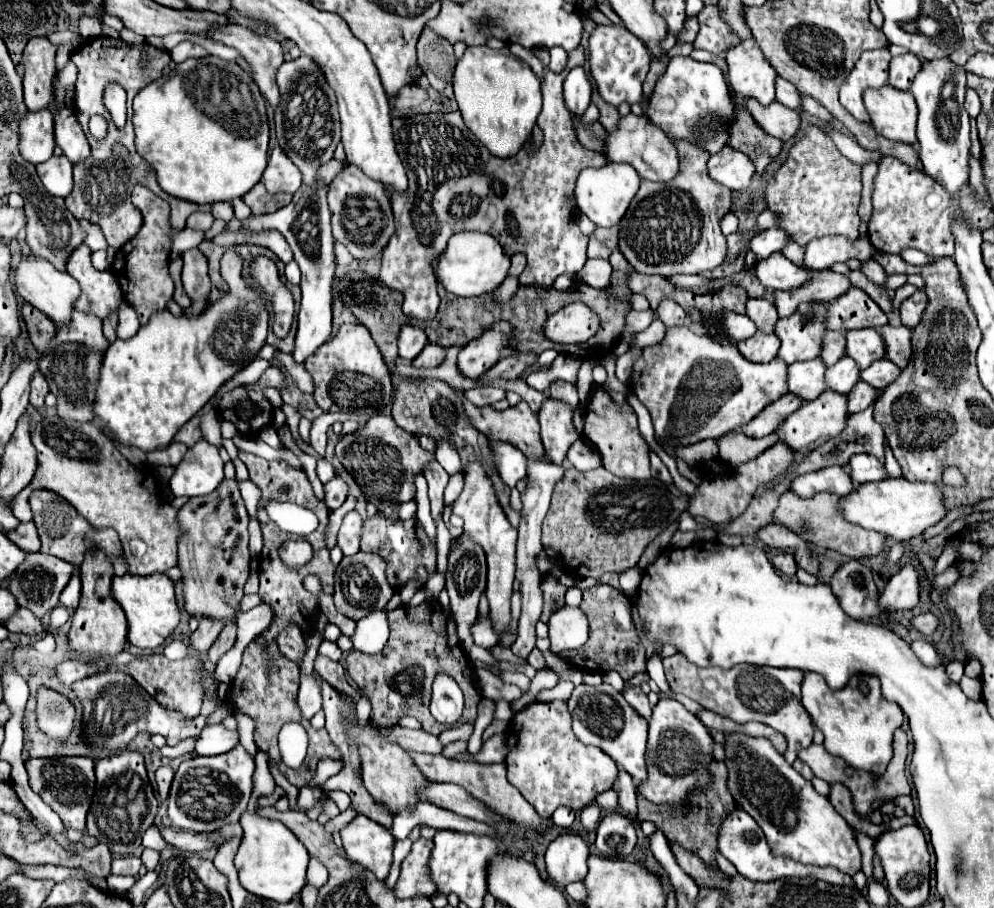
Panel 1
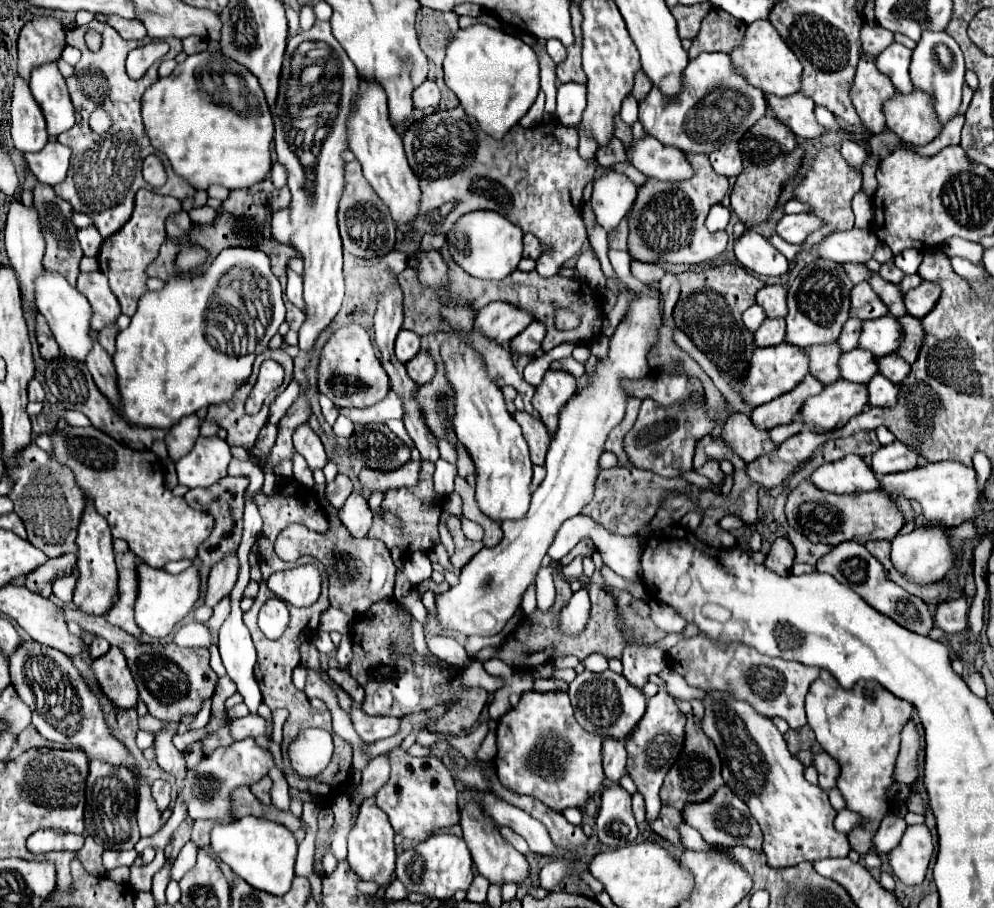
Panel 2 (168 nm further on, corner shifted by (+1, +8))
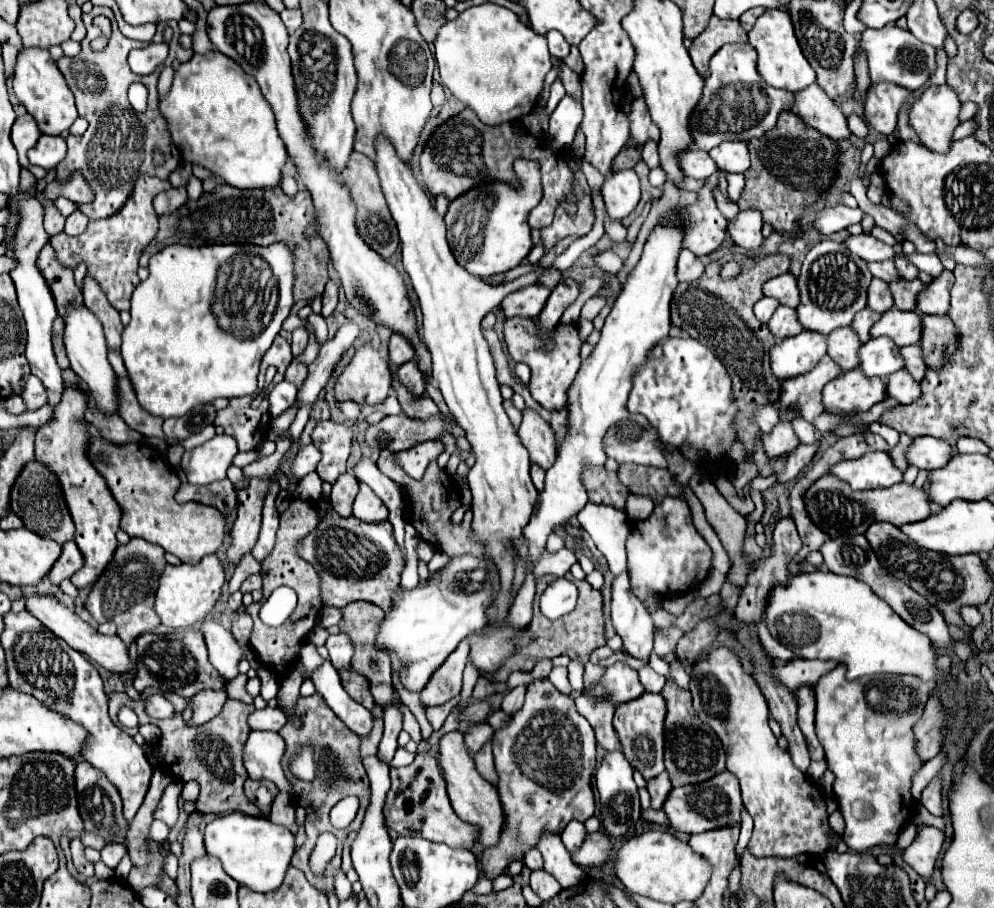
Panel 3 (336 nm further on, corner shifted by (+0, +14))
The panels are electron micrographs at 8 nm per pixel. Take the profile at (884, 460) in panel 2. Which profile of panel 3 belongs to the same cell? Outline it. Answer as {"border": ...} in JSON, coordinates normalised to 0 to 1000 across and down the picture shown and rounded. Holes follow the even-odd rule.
{"border":[[[923,481],[910,497],[912,510],[923,517],[945,517],[957,506],[957,501],[959,497],[953,494],[953,488],[941,481]]]}

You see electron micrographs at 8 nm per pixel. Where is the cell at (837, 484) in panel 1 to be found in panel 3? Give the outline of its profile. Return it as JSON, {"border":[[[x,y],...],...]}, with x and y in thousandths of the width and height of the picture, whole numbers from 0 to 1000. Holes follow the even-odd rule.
{"border":[[[876,497],[864,506],[844,508],[836,514],[834,521],[854,532],[860,541],[896,536],[908,525],[908,521],[896,510],[896,503],[890,497]]]}

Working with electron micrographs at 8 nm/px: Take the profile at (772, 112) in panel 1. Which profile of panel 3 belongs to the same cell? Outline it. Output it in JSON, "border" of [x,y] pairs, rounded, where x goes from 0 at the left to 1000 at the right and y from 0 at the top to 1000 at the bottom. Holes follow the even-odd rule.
{"border":[[[820,91],[800,102],[796,122],[804,127],[810,138],[822,142],[834,153],[854,153],[856,149],[846,120]]]}

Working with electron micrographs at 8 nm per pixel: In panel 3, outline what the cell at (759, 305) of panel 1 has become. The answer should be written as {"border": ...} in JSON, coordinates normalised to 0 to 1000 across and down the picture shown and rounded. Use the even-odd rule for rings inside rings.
{"border":[[[790,301],[790,303],[784,303],[780,307],[774,307],[768,314],[768,323],[772,327],[782,329],[786,336],[792,336],[792,338],[802,338],[804,336],[802,309],[800,309],[800,305],[796,301]]]}

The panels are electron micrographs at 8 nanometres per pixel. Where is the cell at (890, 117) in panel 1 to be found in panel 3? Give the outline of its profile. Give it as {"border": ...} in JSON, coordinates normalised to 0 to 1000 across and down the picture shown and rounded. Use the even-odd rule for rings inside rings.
{"border":[[[937,94],[914,122],[914,138],[937,166],[953,166],[957,146],[965,138],[967,113],[955,94]]]}

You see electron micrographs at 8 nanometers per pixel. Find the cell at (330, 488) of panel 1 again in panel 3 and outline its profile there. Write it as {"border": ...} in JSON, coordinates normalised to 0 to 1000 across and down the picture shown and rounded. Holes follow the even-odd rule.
{"border":[[[353,521],[341,523],[341,528],[335,532],[333,541],[333,556],[341,567],[353,567],[353,552],[357,550],[357,543],[361,541],[361,532]]]}

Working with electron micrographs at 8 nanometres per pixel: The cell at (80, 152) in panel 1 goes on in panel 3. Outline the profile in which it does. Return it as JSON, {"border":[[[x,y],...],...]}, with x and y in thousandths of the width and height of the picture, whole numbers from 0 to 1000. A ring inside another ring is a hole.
{"border":[[[23,54],[17,61],[13,100],[17,109],[25,116],[25,120],[35,129],[39,142],[47,149],[61,149],[77,131],[77,118],[75,118],[73,102],[67,96],[63,83],[59,80],[57,69],[51,65],[49,56],[45,54]]]}

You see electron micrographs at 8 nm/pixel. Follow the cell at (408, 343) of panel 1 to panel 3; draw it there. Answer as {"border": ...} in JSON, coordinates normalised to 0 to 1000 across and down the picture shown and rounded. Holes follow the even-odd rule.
{"border":[[[395,367],[391,373],[391,393],[393,393],[393,400],[401,404],[418,393],[418,382],[403,367]]]}

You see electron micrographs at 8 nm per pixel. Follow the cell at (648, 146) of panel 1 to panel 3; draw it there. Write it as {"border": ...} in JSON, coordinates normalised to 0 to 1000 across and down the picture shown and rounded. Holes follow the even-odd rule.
{"border":[[[703,164],[685,166],[681,177],[683,177],[685,188],[691,195],[697,195],[697,197],[709,197],[709,195],[713,195],[715,191],[721,188],[721,182],[719,182],[719,177],[715,177],[713,169],[703,166]]]}

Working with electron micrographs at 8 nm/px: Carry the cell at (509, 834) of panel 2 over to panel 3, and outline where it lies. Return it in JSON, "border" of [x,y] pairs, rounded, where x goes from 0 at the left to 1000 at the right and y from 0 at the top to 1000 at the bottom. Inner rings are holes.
{"border":[[[534,933],[534,935],[530,935],[530,939],[528,939],[528,948],[526,948],[534,959],[538,959],[538,957],[544,957],[546,955],[546,946],[544,946],[544,939],[538,935],[538,933]]]}

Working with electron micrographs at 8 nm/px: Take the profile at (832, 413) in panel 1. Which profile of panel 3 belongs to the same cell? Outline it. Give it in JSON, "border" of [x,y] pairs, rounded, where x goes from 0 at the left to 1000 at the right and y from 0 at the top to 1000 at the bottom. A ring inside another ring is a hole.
{"border":[[[864,406],[846,411],[828,426],[828,448],[832,455],[856,459],[874,453],[890,439],[890,417],[868,415]]]}

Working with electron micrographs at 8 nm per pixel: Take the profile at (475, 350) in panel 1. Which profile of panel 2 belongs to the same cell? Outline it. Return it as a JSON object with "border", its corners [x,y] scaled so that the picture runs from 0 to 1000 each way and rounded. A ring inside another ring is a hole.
{"border":[[[497,331],[481,343],[479,349],[479,365],[485,365],[499,378],[509,378],[517,373],[521,367],[525,367],[537,351],[529,347],[529,343],[515,338],[515,334],[503,334]]]}

